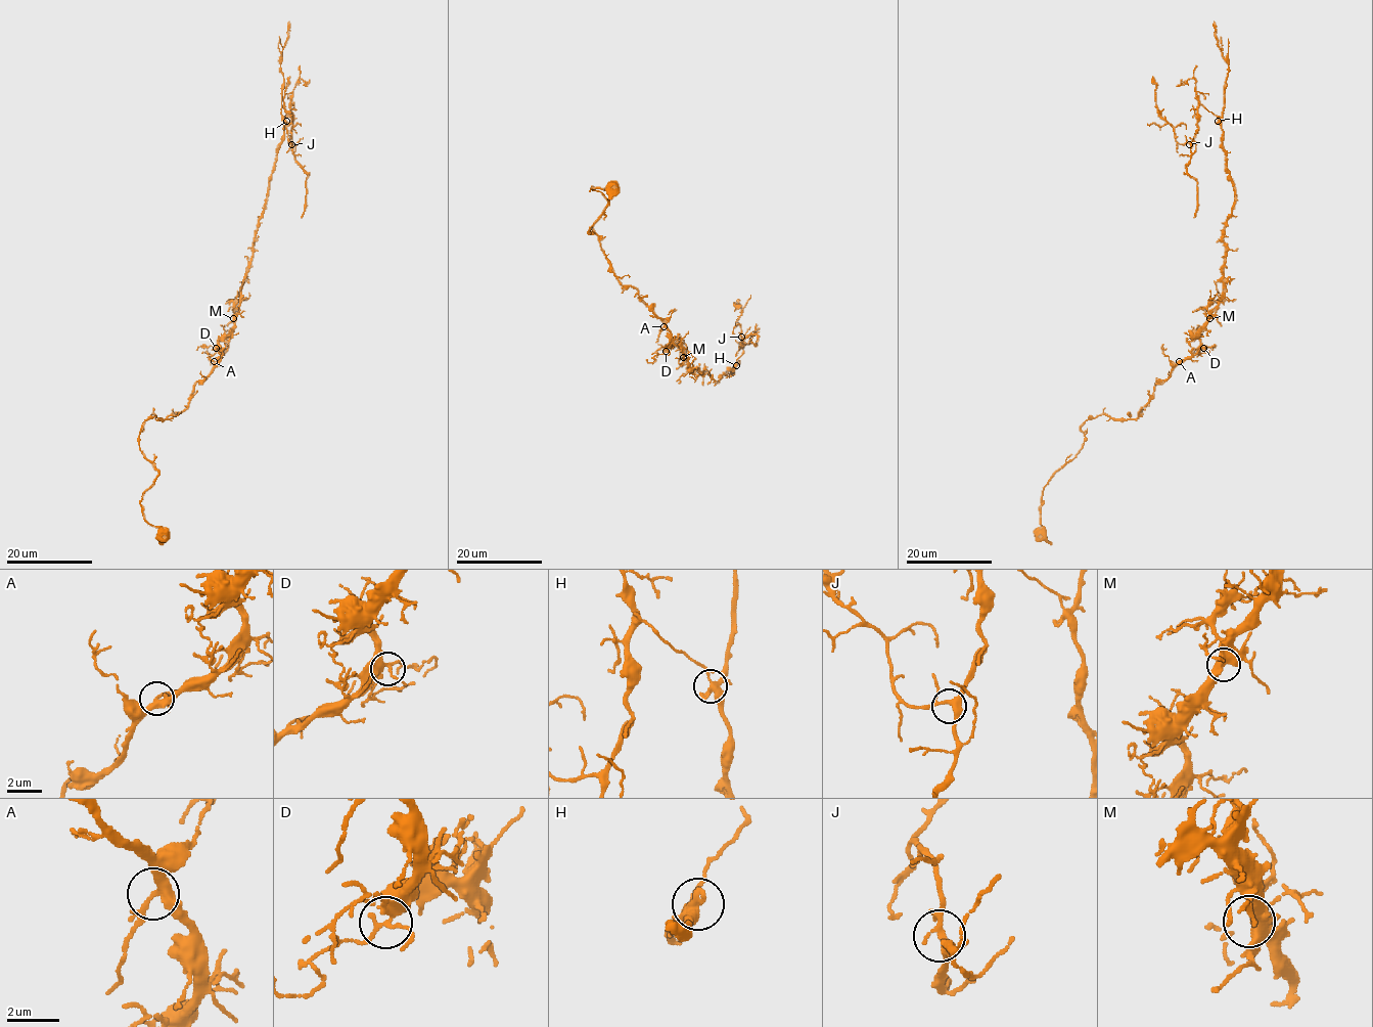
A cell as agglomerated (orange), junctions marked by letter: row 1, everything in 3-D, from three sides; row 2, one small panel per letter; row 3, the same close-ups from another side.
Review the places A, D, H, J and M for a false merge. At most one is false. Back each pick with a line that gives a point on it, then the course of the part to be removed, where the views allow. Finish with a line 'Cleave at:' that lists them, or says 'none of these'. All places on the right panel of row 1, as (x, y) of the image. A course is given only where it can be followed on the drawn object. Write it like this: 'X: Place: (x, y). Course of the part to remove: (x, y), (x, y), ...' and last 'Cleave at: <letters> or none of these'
H: Place: (1218, 121). Course of the part to remove: (1219, 121), (1200, 104), (1194, 137), (1189, 143), (1180, 144), (1175, 140), (1174, 128), (1155, 107), (1152, 76)
Cleave at: H

